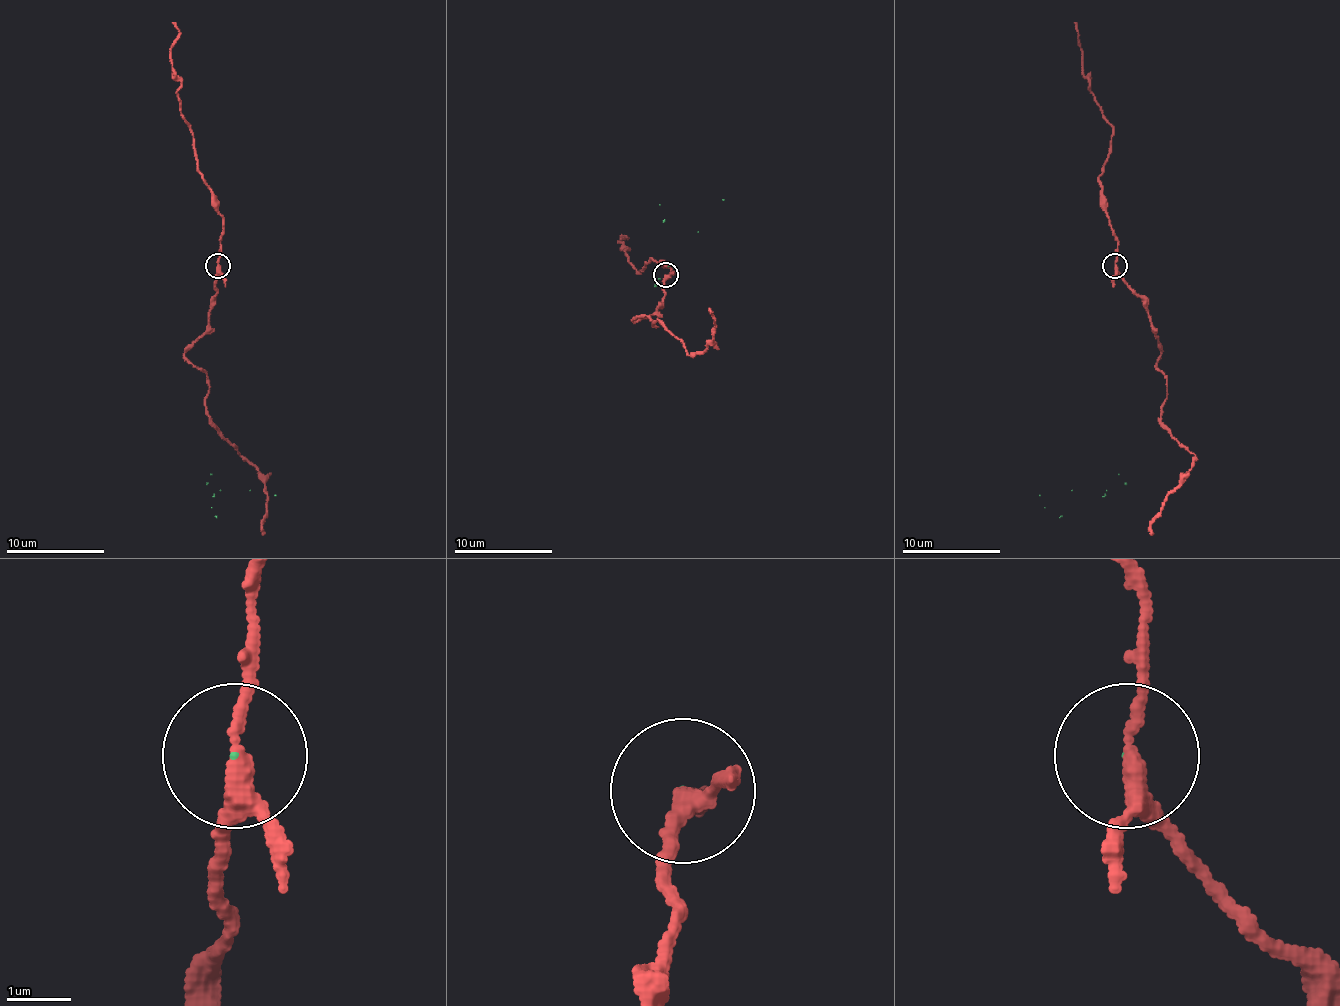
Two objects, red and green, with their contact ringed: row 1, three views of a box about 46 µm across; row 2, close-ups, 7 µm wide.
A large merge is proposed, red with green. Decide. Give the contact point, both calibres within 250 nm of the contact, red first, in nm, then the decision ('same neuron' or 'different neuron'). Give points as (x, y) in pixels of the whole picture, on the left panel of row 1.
place (218, 266); calibres 240 and 20 nm; different neuron

